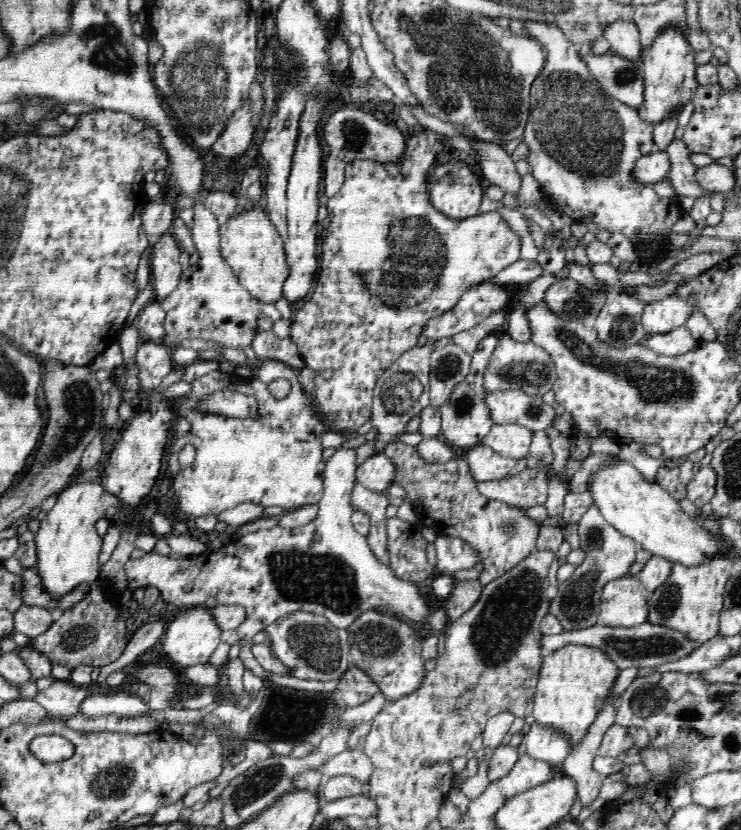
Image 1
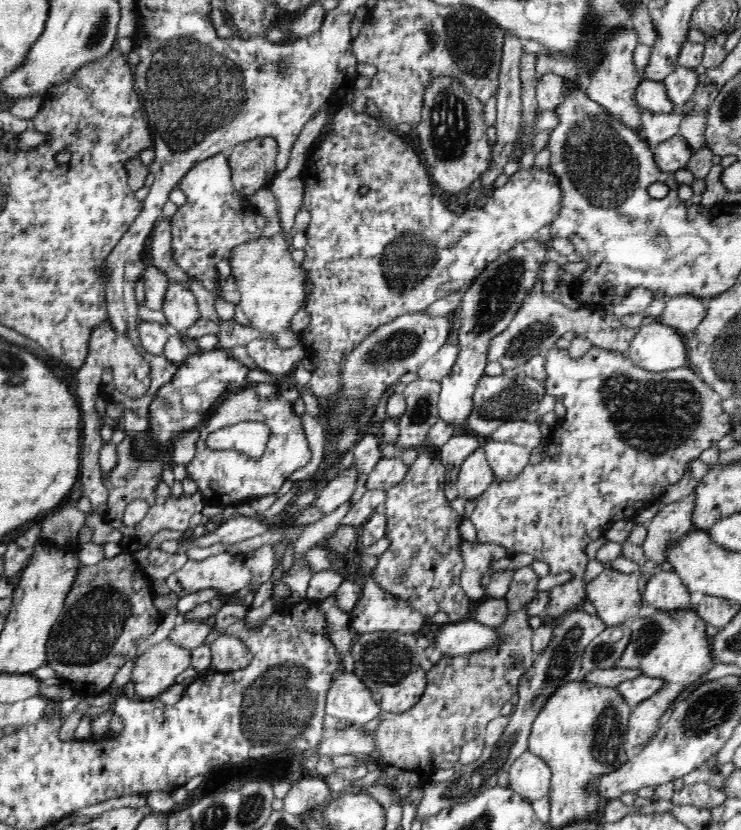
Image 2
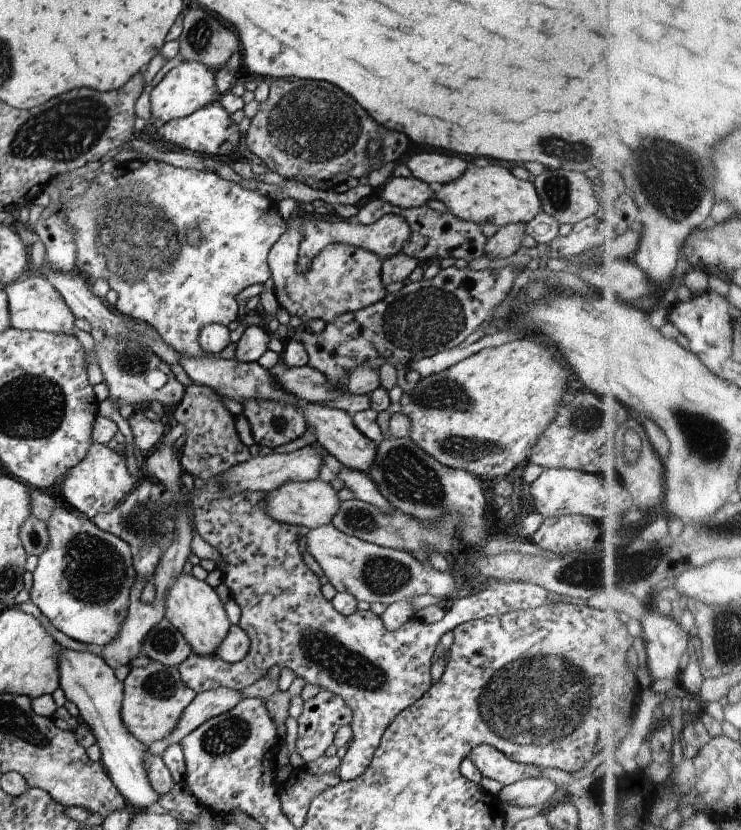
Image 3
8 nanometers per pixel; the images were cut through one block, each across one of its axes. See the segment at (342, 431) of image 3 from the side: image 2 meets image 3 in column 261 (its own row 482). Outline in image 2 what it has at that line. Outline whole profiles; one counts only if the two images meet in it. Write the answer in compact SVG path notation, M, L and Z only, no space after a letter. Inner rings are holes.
M382 457L368 474L365 485L367 490L386 491L404 480L409 466L404 464L401 457Z

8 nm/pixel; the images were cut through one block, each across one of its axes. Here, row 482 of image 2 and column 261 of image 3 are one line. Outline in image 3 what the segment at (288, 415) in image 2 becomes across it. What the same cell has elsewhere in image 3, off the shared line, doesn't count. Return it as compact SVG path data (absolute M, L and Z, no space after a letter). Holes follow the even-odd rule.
M131 160L124 161L120 163L113 172L101 173L91 182L91 187L86 191L85 195L76 196L73 198L73 202L69 205L69 210L67 211L67 217L69 221L73 224L76 231L77 241L77 264L76 268L86 277L92 277L94 280L99 278L105 278L109 280L111 288L116 290L119 294L119 299L115 309L124 317L130 319L142 320L142 322L147 322L150 326L159 332L164 343L170 345L176 352L181 355L184 354L186 357L192 357L195 359L210 359L211 361L220 358L219 355L208 354L198 342L198 337L200 331L209 324L220 323L225 327L230 324L230 322L238 320L238 306L239 302L236 301L236 296L248 288L252 284L265 283L268 278L271 277L271 272L267 263L267 256L269 250L274 246L274 243L284 234L286 227L289 227L287 221L278 213L277 202L270 200L260 194L249 191L247 188L242 188L242 186L236 184L232 181L227 181L221 178L216 170L204 170L199 171L196 169L183 169L182 167L175 167L169 163L150 161L144 162L141 160ZM130 183L144 183L149 186L149 190L154 188L154 232L152 232L152 214L138 214L134 210L134 214L126 214L122 212L122 208L116 208L120 204L110 204L108 208L108 224L106 224L106 204L103 203L103 194L106 190L114 191L118 190L118 195L126 195L127 203L130 198L138 198L137 195L140 194L139 191L135 189L130 189ZM194 227L199 228L202 235L202 240L199 245L191 245L187 241L187 228L193 229Z

